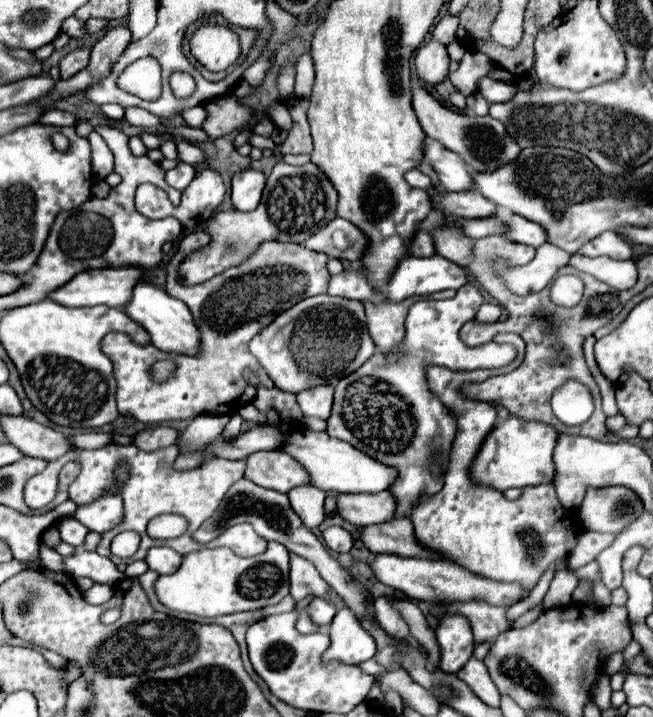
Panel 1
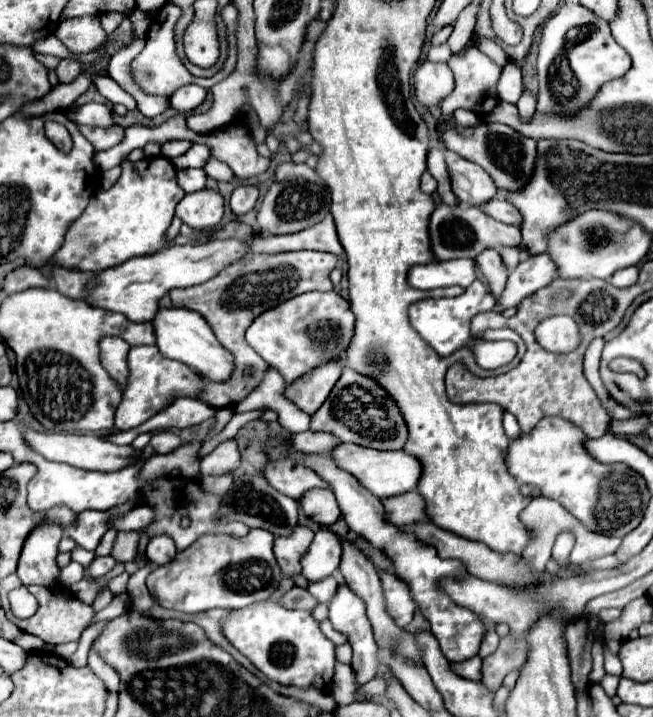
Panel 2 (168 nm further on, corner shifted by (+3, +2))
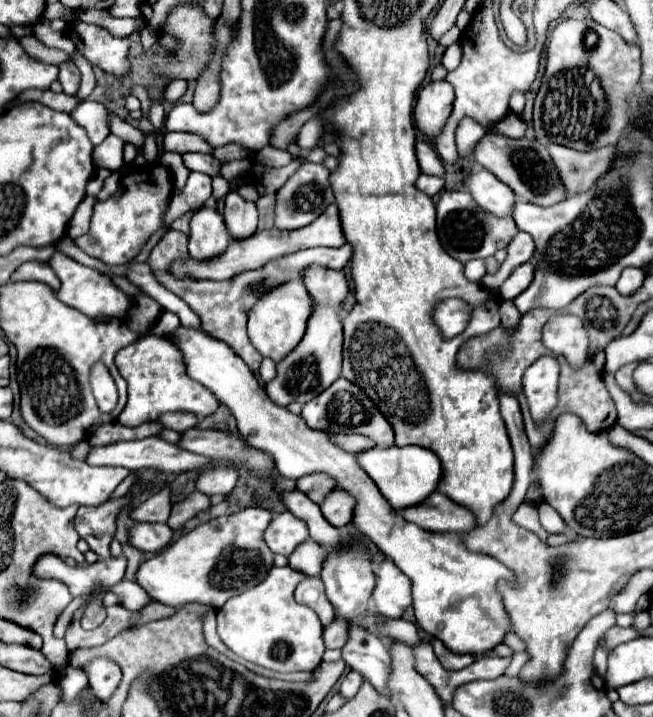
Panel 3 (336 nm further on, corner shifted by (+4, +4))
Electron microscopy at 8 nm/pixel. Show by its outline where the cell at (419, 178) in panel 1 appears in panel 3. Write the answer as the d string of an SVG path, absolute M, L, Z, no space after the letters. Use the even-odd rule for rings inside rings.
M421 174L419 180L417 180L417 188L423 190L425 194L429 194L429 196L435 196L437 192L441 192L443 190L443 184L445 184L443 178L429 176L429 174Z

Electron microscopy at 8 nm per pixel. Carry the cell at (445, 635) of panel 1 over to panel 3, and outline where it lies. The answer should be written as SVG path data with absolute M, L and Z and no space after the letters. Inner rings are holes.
M179 326L169 338L181 350L187 374L209 388L221 404L235 414L241 436L245 436L253 448L269 452L285 478L297 480L297 476L323 472L337 482L337 488L355 498L355 528L371 538L371 542L411 580L415 618L427 634L439 638L453 654L483 654L503 642L503 636L511 630L511 622L495 586L501 578L515 578L509 568L487 554L469 552L459 534L427 532L399 516L381 496L375 482L359 468L355 456L331 444L327 432L311 430L303 418L291 414L287 408L271 404L255 374L225 342L201 328L187 326Z

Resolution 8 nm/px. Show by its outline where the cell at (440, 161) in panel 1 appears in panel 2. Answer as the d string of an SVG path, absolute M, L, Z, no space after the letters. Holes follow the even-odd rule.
M458 158L448 166L452 190L460 202L470 206L484 206L498 194L498 186L478 164Z

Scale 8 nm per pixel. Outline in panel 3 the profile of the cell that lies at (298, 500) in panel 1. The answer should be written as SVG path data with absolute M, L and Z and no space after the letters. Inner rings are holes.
M335 488L325 496L325 500L321 504L321 512L323 512L325 520L329 520L329 524L341 528L351 522L353 506L355 506L355 498L351 498L345 490Z

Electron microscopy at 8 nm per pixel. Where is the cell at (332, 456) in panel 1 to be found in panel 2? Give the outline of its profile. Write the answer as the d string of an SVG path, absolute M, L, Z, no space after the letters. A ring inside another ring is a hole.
M340 442L332 450L332 456L340 464L340 468L354 474L358 482L362 482L362 486L366 486L378 498L392 498L392 496L416 490L416 482L420 480L420 462L416 462L416 458L412 458L412 454L406 454L404 450L382 452L382 450L364 448L358 444Z

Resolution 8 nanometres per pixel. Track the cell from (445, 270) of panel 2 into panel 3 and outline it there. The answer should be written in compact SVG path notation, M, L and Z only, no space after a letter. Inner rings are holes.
M469 260L465 264L465 278L471 282L479 282L485 276L485 264L483 260Z

